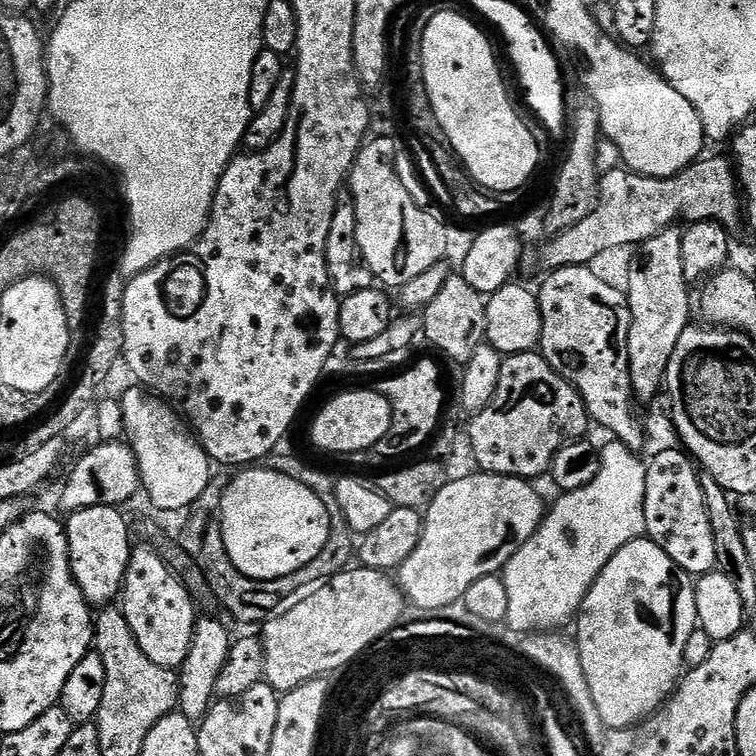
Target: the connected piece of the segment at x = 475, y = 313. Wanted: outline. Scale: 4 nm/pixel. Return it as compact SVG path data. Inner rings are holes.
M452 274L422 312L422 336L452 360L467 362L486 337L486 300L461 274Z

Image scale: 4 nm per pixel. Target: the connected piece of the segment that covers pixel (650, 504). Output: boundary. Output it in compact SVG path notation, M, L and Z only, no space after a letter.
M664 448L653 460L647 461L644 503L646 536L666 550L666 554L670 554L683 572L699 578L716 567L714 530L710 530L710 518L706 515L706 498L700 485L701 473L687 451L676 448Z

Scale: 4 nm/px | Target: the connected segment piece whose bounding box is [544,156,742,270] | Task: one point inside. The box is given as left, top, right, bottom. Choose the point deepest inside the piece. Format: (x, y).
(628, 209)

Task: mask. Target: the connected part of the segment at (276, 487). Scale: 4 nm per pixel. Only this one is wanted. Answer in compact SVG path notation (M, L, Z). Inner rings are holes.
M256 466L249 472L252 472L249 476L240 476L229 483L224 492L222 512L230 519L236 520L237 526L240 527L232 538L230 536L225 539L226 554L238 571L254 580L282 578L284 574L301 570L318 558L318 554L321 554L330 536L330 517L321 499L306 486L297 484L294 478L287 477L286 474L278 473L267 466Z

